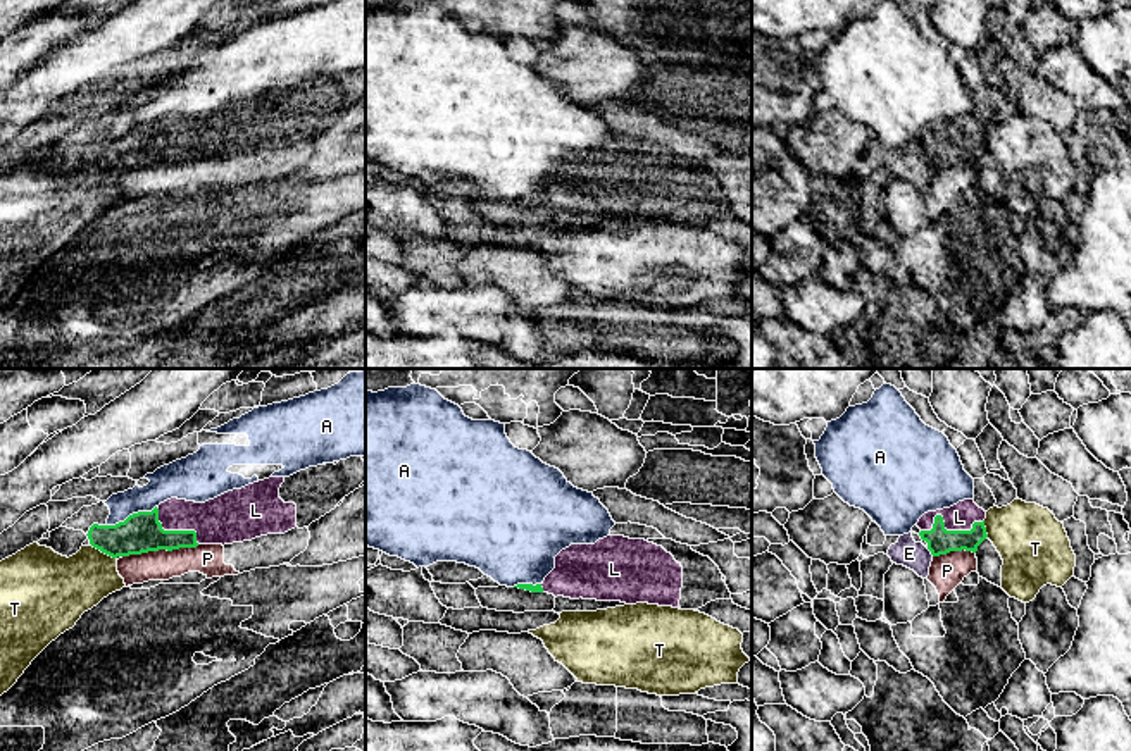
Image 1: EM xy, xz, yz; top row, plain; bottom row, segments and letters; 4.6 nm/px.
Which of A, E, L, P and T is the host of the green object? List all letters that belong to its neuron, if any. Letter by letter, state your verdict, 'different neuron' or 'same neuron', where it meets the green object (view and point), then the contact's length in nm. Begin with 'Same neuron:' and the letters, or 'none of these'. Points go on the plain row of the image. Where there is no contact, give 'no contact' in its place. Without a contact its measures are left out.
Same neuron: L
A: different neuron | xy (130, 130) | 260 nm
E: different neuron | yz (930, 164) | 50 nm
L: same neuron | yz (943, 142) | 300 nm
P: different neuron | xy (161, 162) | 360 nm
T: different neuron | xy (104, 166) | 140 nm

